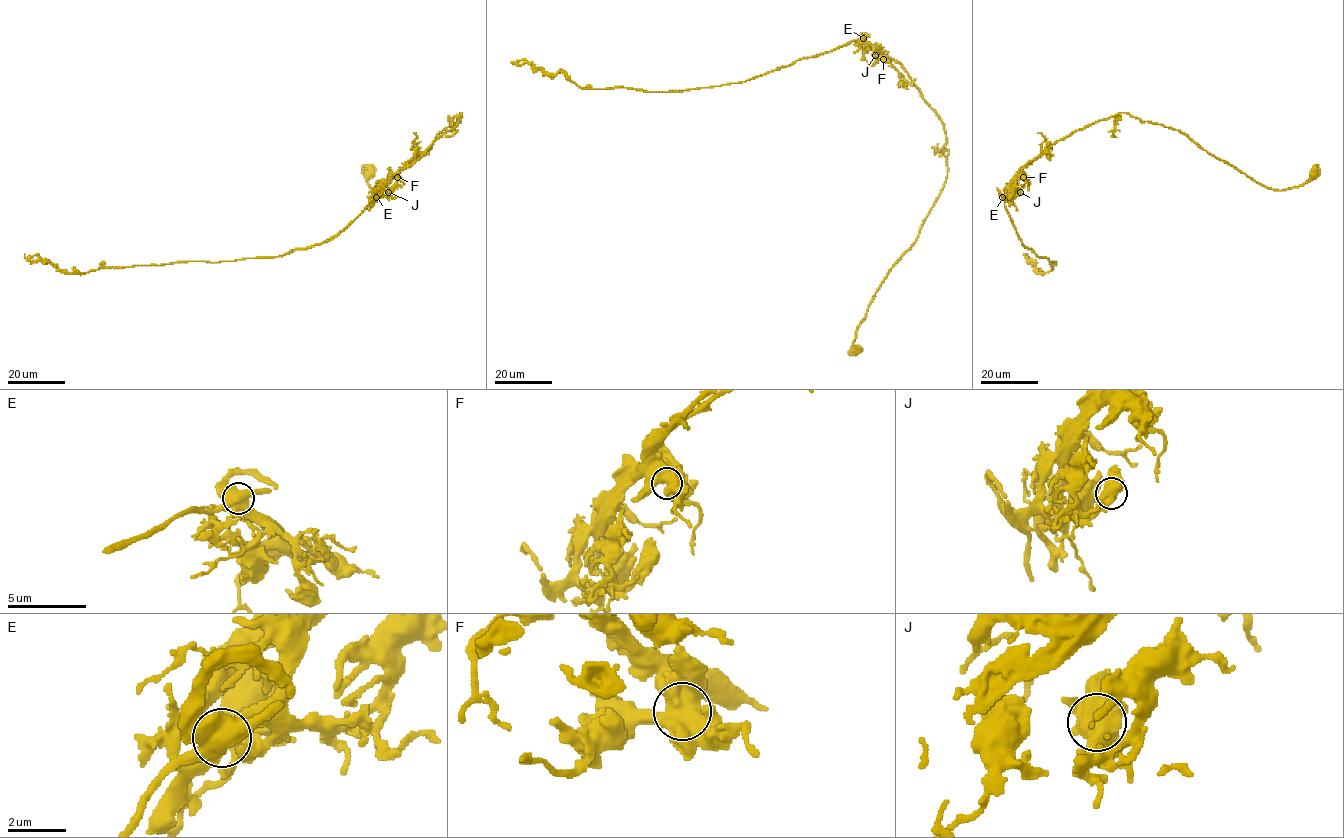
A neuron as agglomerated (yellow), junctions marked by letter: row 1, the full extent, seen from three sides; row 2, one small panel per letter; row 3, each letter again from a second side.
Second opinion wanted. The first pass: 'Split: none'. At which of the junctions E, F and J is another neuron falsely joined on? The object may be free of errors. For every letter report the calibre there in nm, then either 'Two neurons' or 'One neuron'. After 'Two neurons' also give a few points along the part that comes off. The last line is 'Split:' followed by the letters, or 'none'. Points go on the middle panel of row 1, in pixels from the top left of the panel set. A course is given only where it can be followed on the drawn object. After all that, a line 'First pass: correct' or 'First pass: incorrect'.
E: Thickness 650 nm. One neuron
F: Thickness 600 nm. One neuron
J: Thickness 550 nm. One neuron
Split: none
First pass: correct

